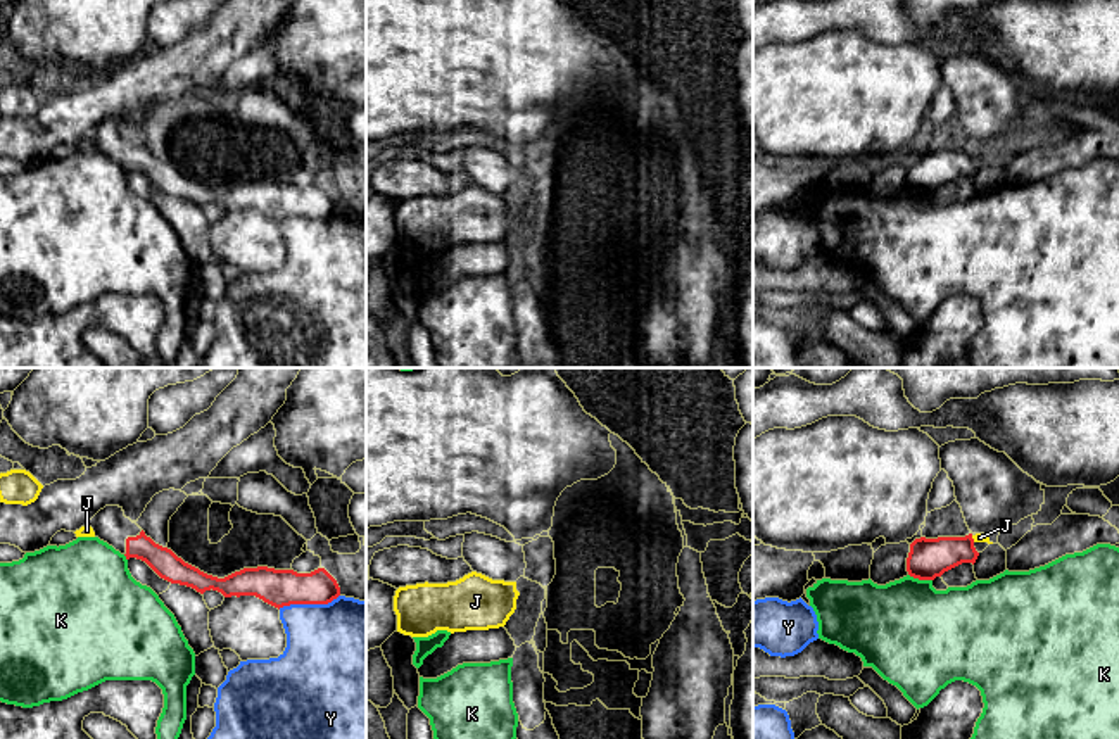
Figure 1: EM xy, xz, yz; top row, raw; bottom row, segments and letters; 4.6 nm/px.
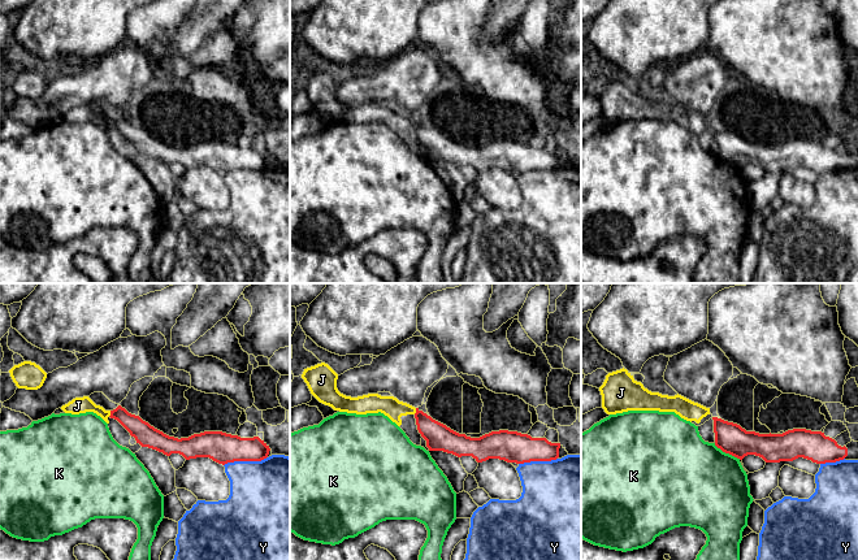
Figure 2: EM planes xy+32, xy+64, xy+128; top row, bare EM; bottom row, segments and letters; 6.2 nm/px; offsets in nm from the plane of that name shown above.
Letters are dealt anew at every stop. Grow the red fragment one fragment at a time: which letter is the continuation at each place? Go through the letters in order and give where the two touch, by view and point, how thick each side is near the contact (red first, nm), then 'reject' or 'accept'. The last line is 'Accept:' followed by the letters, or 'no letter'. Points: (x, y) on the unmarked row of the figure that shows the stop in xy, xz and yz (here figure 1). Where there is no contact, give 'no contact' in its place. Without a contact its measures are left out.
J: yz (973, 152) | 190/50 nm | reject
K: yz (921, 192) | 190/480 nm | reject
Y: xy (308, 216) | 180/440 nm | reject
Accept: no letter

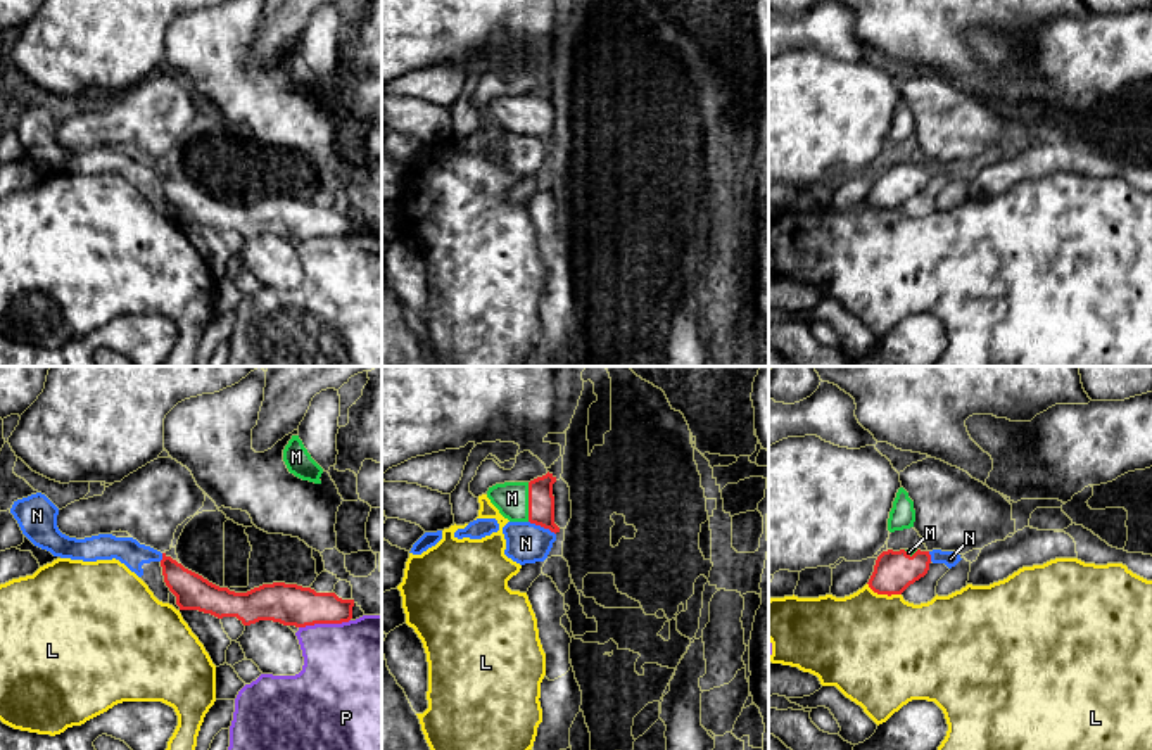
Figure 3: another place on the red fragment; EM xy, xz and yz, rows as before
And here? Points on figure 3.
L: yz (883, 206) | 190/480 nm | reject
M: xz (529, 114) | 130/160 nm | accept
N: xz (543, 139) | 130/190 nm | reject
P: xy (323, 235) | 190/440 nm | reject
Accept: M

